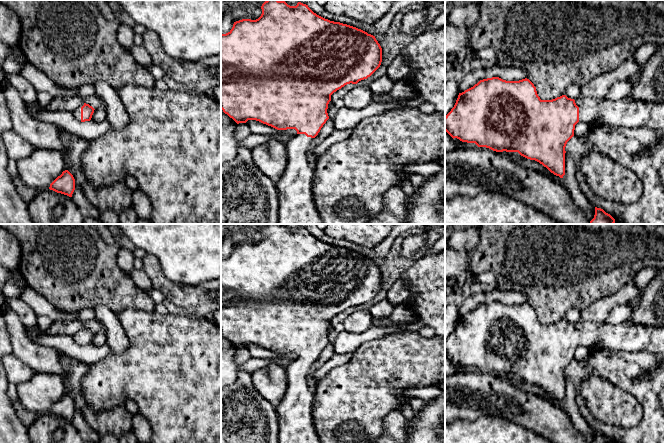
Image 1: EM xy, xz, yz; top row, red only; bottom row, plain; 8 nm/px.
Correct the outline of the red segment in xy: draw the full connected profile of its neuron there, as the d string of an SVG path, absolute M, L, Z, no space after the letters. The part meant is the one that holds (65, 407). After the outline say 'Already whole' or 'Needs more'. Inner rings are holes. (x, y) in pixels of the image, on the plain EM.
M65 394L50 408L49 413L72 421L75 414L75 403L68 394Z. Already whole

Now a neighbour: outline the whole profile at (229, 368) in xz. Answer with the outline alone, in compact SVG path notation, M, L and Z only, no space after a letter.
M221 333L221 390L232 385L239 369L234 355L237 347Z

